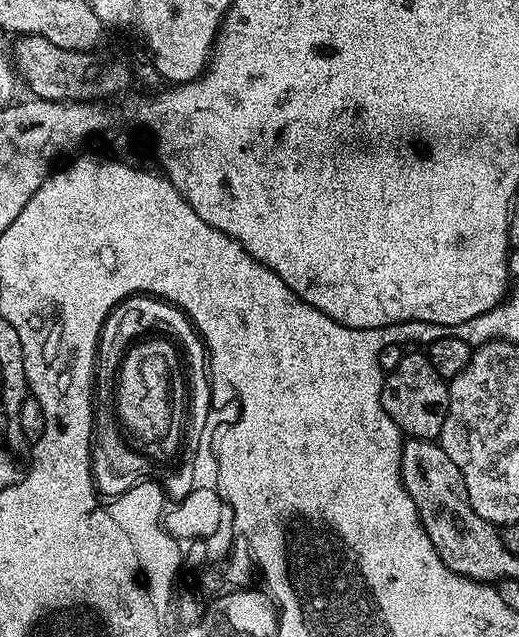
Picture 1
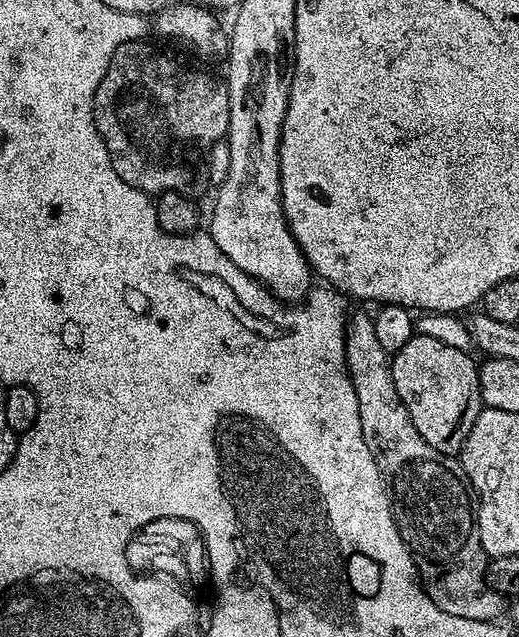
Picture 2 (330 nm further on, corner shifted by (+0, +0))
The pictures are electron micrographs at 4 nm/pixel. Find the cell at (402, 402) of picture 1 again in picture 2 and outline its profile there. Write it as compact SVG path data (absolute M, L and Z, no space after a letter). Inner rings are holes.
M414 334L391 357L394 390L398 390L398 398L402 398L418 434L447 456L459 453L482 407L480 370L468 355L436 338Z

